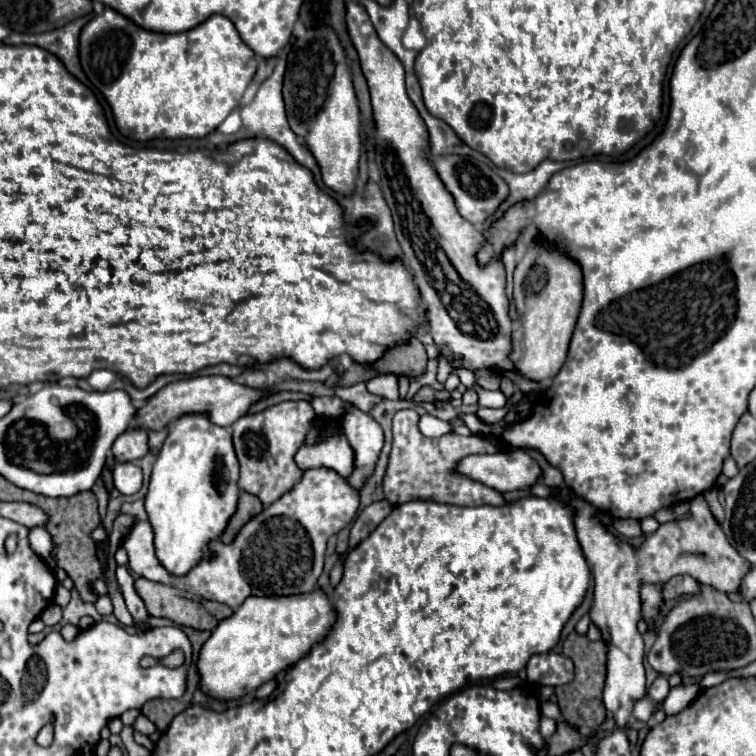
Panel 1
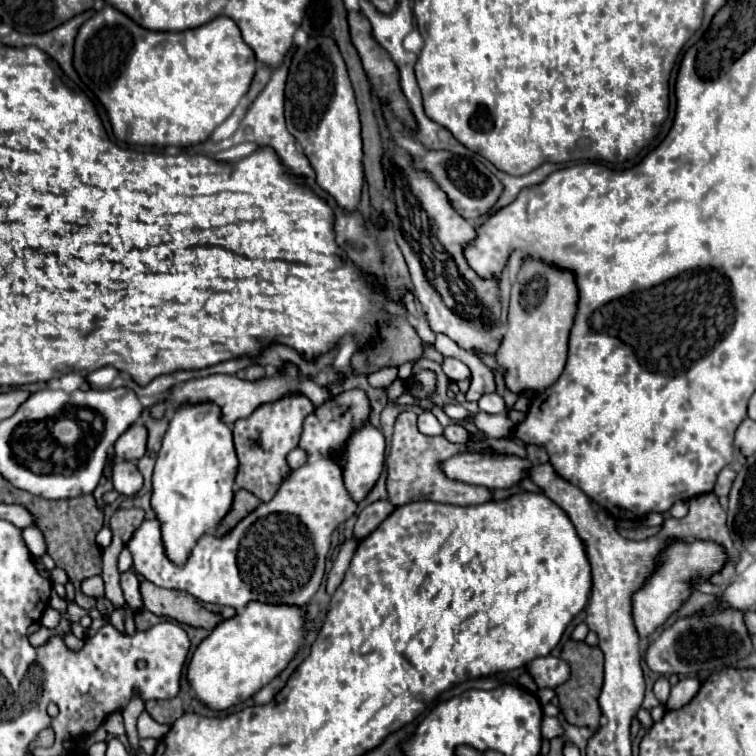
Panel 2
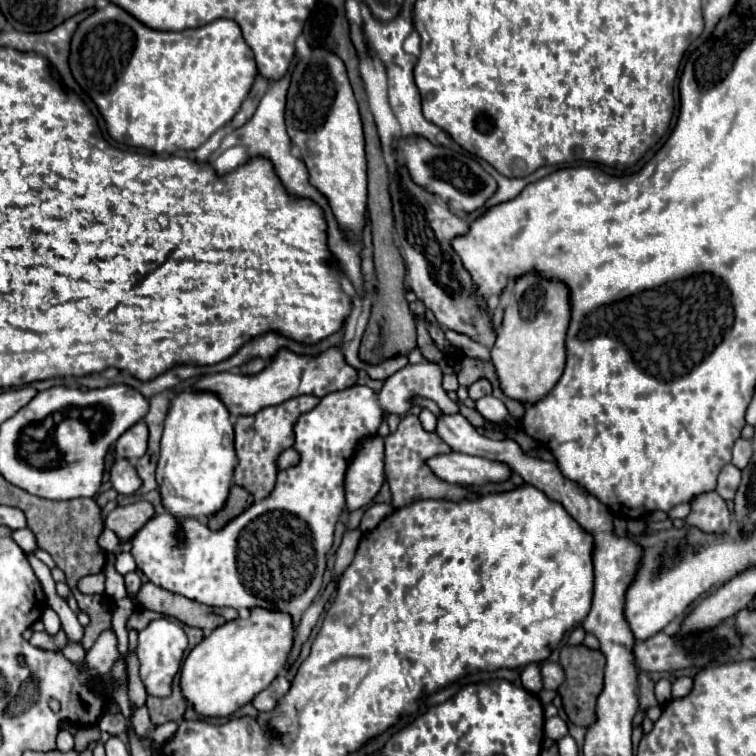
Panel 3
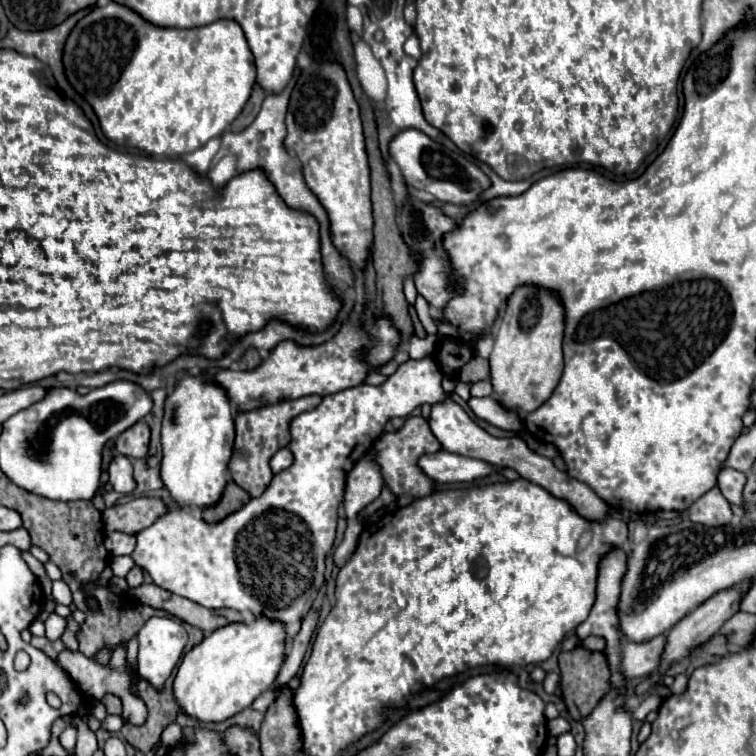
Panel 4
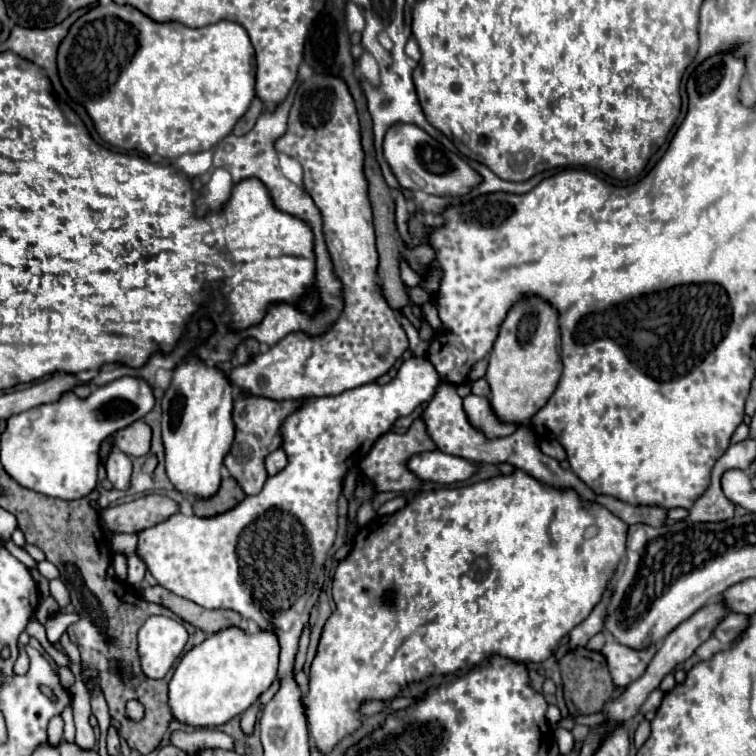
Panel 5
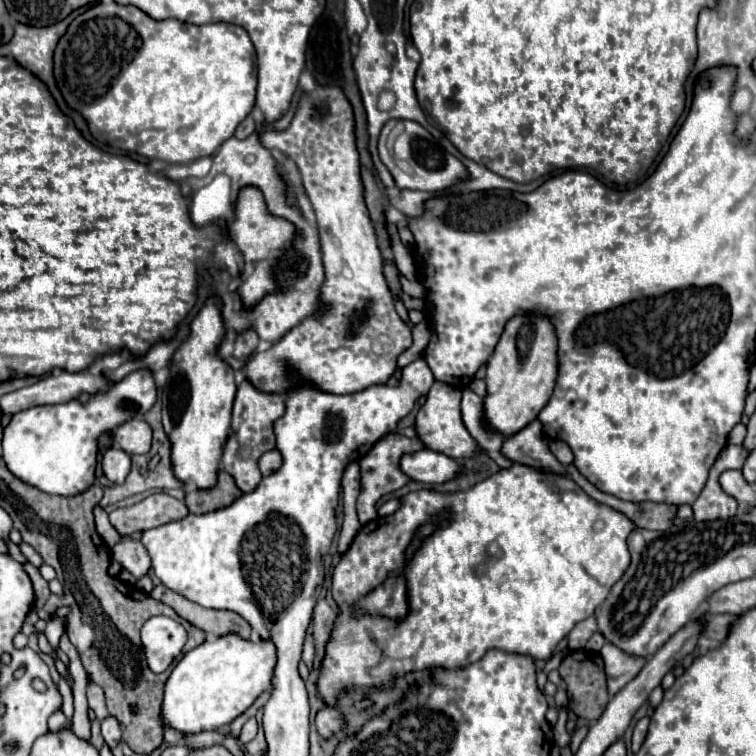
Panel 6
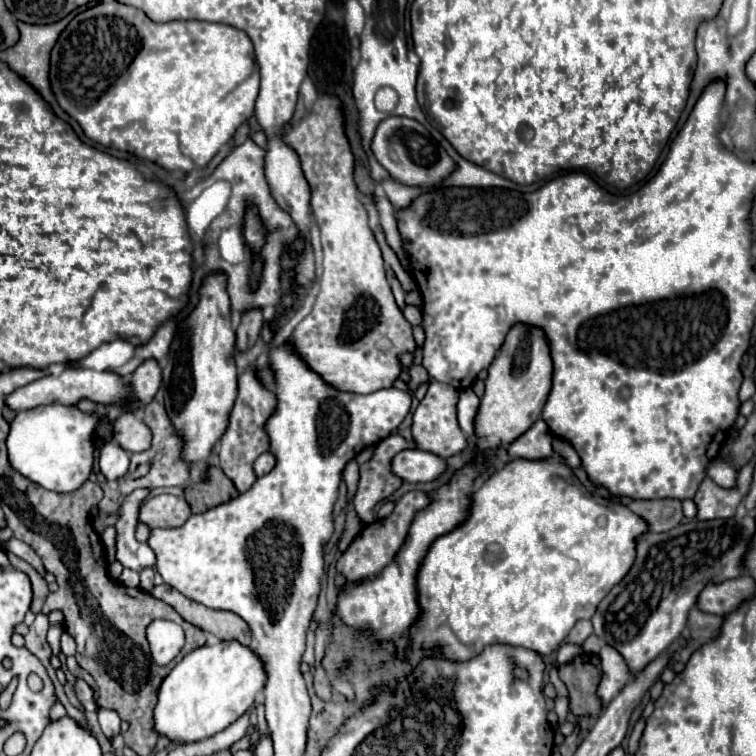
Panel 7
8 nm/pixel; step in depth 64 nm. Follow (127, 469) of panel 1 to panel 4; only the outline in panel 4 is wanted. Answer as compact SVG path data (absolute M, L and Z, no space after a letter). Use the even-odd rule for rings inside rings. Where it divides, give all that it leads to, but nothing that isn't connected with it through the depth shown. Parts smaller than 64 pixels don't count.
M116 454L108 466L108 474L110 474L110 484L116 492L128 494L136 488L136 482L132 478L132 462L128 456Z

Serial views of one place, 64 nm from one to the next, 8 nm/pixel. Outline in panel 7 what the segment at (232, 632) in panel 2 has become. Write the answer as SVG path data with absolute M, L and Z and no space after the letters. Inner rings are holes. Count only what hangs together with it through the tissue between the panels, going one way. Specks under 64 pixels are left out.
M218 642L216 646L202 646L182 658L172 672L164 678L158 690L158 702L154 706L154 732L166 736L174 744L192 744L206 740L230 724L234 724L254 704L256 694L264 688L266 674L260 658L238 642Z

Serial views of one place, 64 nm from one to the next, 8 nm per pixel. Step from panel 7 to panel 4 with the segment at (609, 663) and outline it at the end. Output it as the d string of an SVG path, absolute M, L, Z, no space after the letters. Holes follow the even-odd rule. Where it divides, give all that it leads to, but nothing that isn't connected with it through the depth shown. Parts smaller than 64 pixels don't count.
M656 636L644 644L622 642L620 644L620 672L624 680L634 680L656 670L666 638Z

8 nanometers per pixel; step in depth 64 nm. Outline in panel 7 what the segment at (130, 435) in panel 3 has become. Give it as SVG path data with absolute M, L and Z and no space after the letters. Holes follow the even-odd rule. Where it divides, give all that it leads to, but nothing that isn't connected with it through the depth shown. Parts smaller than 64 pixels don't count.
M120 412L116 420L112 422L114 426L114 440L128 452L144 452L150 448L150 428L136 418L132 412Z

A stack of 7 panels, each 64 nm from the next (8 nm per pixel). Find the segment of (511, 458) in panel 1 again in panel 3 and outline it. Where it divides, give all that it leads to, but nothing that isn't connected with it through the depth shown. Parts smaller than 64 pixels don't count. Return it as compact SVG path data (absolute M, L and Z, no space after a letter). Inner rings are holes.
M460 452L438 454L430 458L428 468L444 482L450 484L486 484L502 482L510 476L510 468L500 462L492 462L480 456L468 456Z

